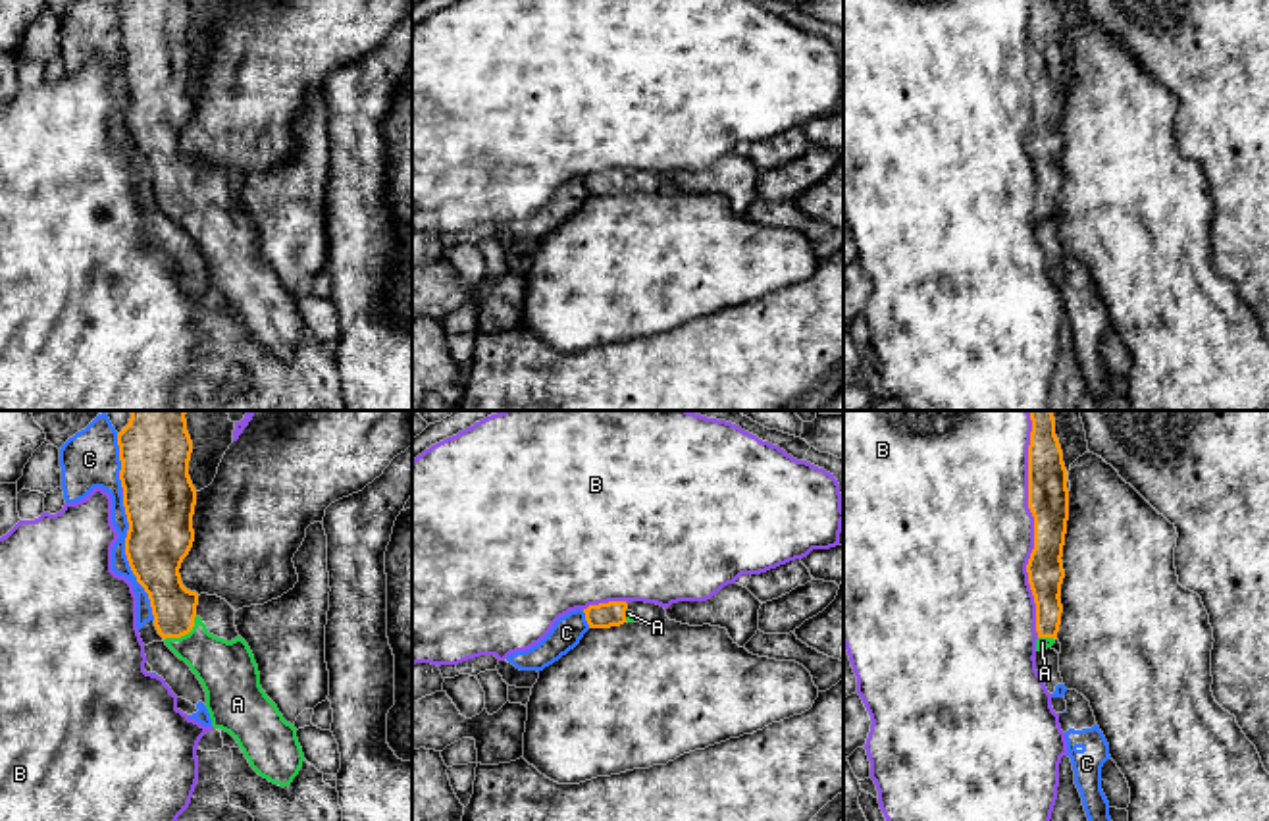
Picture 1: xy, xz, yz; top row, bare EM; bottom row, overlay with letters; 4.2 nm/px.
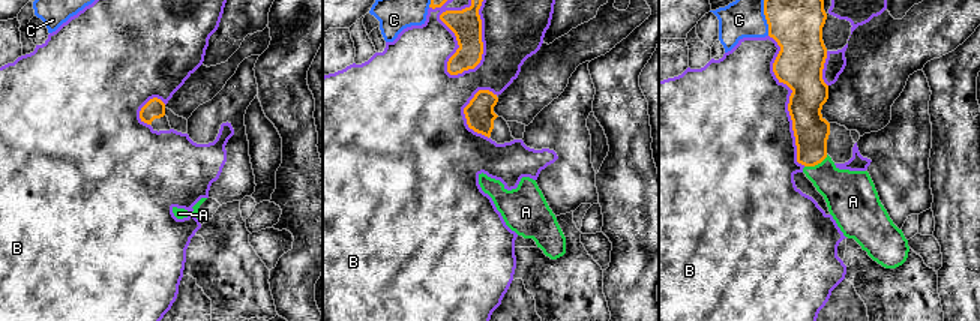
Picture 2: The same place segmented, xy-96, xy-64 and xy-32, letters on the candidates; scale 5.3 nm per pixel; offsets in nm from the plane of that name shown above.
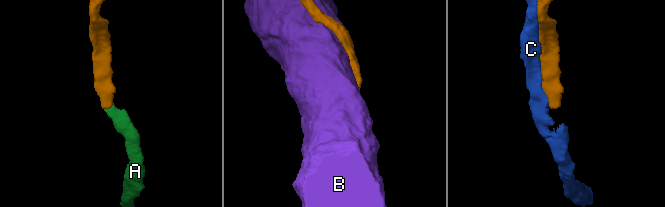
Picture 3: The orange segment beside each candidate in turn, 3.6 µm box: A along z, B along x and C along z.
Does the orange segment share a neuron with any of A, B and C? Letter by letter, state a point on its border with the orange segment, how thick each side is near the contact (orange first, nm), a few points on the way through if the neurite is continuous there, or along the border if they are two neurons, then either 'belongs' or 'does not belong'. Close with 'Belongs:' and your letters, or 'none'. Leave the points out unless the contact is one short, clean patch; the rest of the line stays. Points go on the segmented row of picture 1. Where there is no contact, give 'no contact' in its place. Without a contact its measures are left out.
A: contact xy (183, 635); calibres 190 and 240 nm; way xy (174, 608), (174, 617), (183, 635), (228, 671); belongs
B: contact yz (1035, 525); calibres 180 and 480 nm; does not belong
C: contact xy (143, 586); calibres 280 and 80 nm; does not belong
Belongs: A

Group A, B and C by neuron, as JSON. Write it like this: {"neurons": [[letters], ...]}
{"neurons": [["A"], ["B"], ["C"]]}

